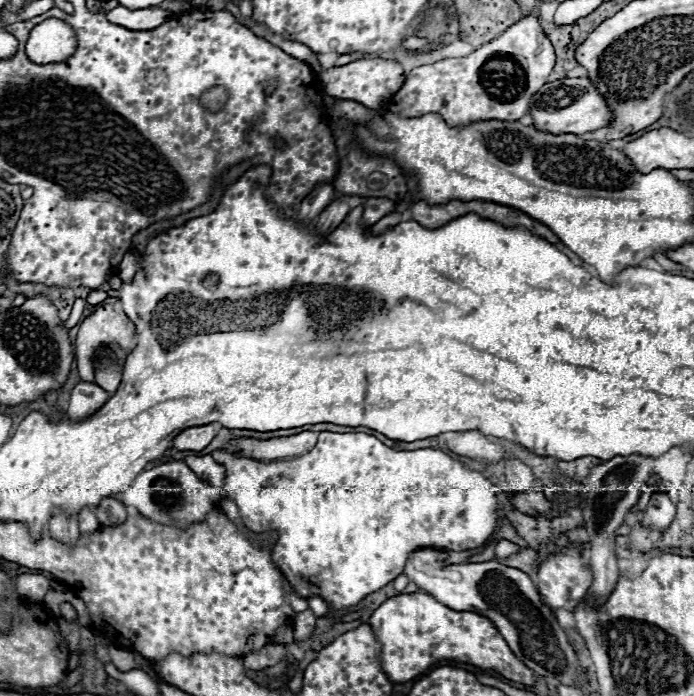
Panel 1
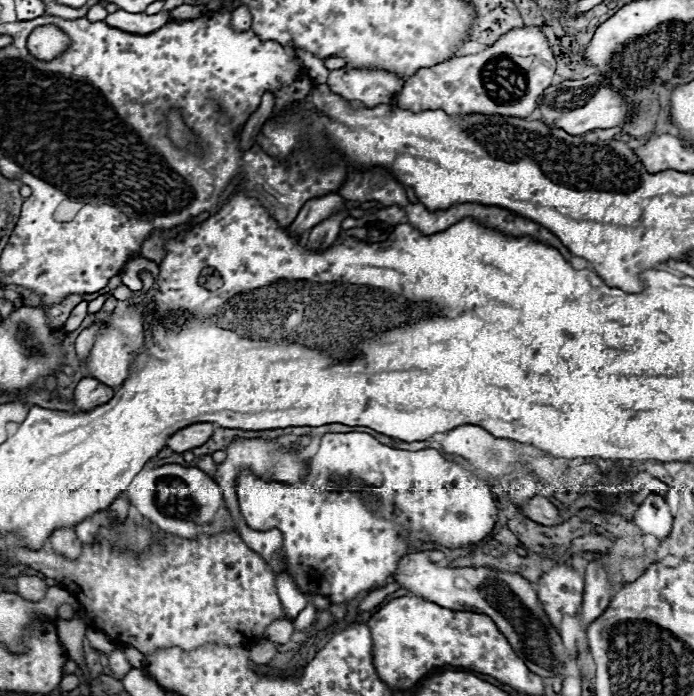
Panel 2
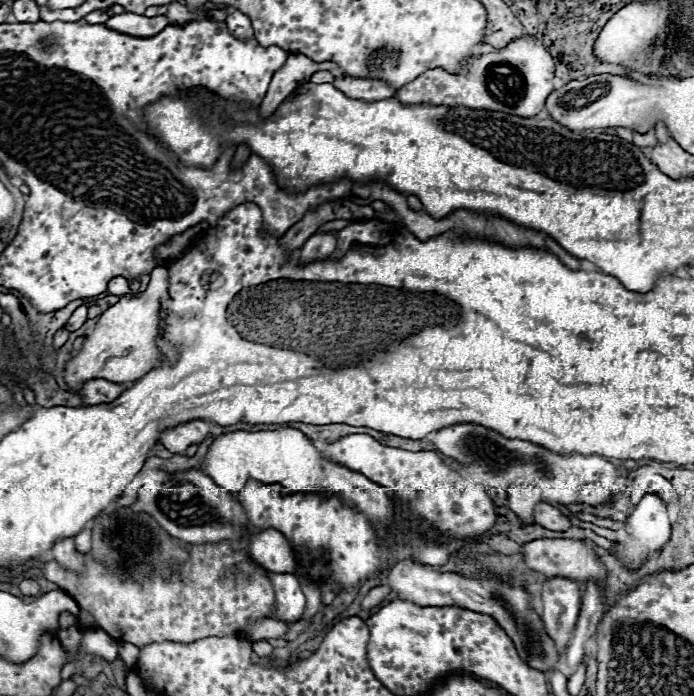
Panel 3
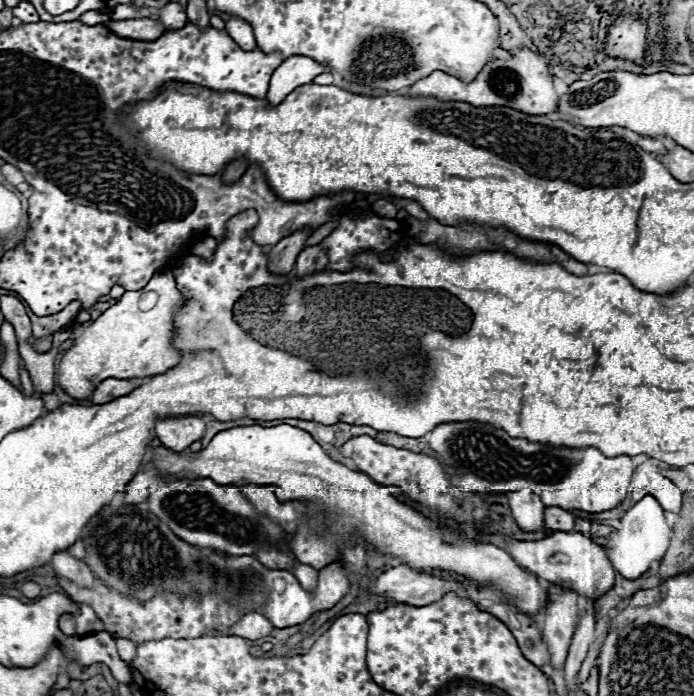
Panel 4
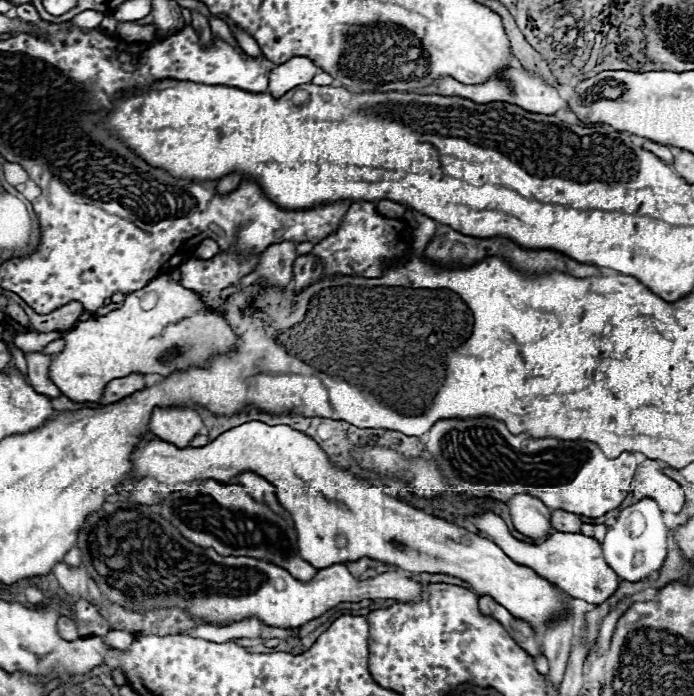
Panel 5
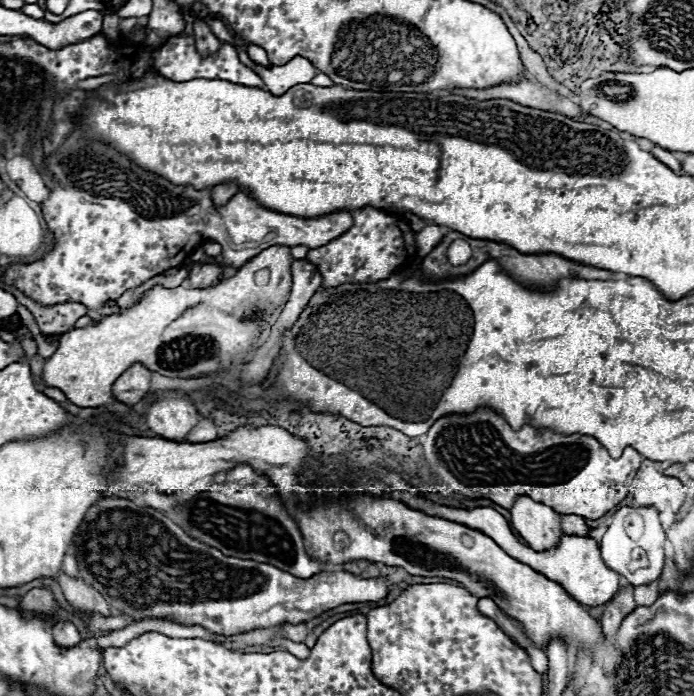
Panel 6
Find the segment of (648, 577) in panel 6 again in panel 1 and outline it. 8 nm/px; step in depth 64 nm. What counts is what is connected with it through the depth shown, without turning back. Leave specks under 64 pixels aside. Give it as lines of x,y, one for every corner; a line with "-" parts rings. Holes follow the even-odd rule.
660,488
656,492
650,494
650,502
646,506
646,512
644,512
644,520
642,524
648,526
648,528
668,528
672,518
674,518
674,512
676,512
676,506
674,502
668,498
666,490

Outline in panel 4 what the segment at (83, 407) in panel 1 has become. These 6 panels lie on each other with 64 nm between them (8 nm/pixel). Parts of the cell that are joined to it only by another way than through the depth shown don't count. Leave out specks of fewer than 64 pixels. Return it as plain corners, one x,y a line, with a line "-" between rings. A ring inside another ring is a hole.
108,378
108,380
102,380
100,384
94,386
94,392
92,392
92,398
90,402
112,402
114,398
120,398
122,394
128,394
130,390
138,388
140,386
140,380
114,380
114,378

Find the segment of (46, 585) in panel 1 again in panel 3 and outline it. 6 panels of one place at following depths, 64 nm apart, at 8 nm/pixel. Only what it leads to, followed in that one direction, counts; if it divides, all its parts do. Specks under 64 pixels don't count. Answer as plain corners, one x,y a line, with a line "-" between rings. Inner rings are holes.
22,580
22,582
20,582
20,592
22,592
24,596
34,596
34,598
38,598
38,596
40,596
40,584
38,584
36,580

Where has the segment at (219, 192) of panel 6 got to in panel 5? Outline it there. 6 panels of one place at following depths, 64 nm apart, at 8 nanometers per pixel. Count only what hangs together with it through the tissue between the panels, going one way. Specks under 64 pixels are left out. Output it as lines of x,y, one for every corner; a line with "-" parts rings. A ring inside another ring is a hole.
226,174
226,178
218,180
218,192
228,194
228,192
236,190
240,182
242,182
242,174

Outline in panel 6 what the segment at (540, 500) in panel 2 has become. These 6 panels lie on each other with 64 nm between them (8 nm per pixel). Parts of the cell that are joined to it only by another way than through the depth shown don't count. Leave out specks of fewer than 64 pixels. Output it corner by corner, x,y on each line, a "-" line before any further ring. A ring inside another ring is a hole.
560,514
560,530
564,534
586,536
588,526
584,524
584,518
582,516
576,516
576,514

